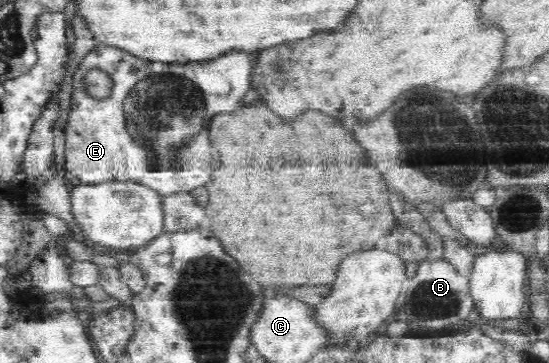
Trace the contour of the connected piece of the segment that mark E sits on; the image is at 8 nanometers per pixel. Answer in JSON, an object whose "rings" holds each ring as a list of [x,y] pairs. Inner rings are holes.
{"rings":[[[97,42],[87,52],[72,76],[70,110],[65,124],[65,171],[70,187],[101,182],[135,182],[155,190],[160,196],[190,193],[209,182],[211,144],[207,140],[207,122],[219,112],[231,112],[241,106],[243,96],[252,87],[257,52],[229,50],[215,60],[159,62],[145,60],[123,49]],[[89,68],[102,68],[114,80],[109,98],[91,99],[83,94],[83,74]]]}

